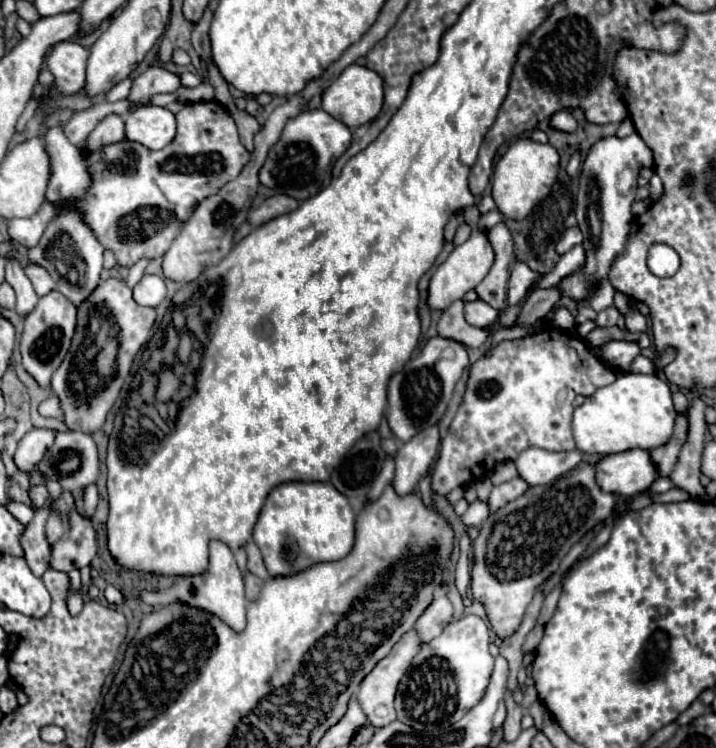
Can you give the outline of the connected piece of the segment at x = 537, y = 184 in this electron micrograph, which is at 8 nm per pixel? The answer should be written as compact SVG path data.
M529 138L515 140L509 150L495 164L493 174L493 200L505 218L523 220L537 202L541 202L559 172L559 154L551 144L539 144Z

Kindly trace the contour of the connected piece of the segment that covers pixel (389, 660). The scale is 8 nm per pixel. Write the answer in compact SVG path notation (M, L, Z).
M411 630L407 632L391 650L389 656L385 656L375 668L371 674L367 674L367 678L361 682L361 688L357 692L357 702L361 704L361 710L365 712L367 720L371 726L375 728L383 728L387 724L391 724L397 716L395 716L395 710L393 710L393 698L395 698L395 692L397 692L397 684L399 680L403 678L407 666L411 664L411 660L415 658L415 654L419 652L421 648L421 642L417 638L417 634Z

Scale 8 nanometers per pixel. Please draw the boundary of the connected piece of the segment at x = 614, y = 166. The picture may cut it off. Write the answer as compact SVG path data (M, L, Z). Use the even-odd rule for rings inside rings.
M633 132L627 138L617 136L605 136L597 140L583 162L581 168L581 184L579 184L579 196L577 196L577 222L585 236L583 246L587 252L585 266L579 268L579 272L567 276L561 280L559 288L565 296L573 300L587 298L589 292L595 288L595 282L599 278L607 278L607 272L615 260L625 248L629 228L631 228L631 204L635 200L637 190L637 178L639 170L645 166L653 166L653 152L651 148Z

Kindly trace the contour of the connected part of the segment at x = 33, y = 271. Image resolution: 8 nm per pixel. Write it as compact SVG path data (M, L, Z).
M29 264L29 266L25 268L25 274L27 274L27 278L31 280L31 284L33 284L37 296L45 296L45 294L49 294L49 292L55 290L53 278L51 278L51 276L47 274L47 270L43 270L41 266Z

